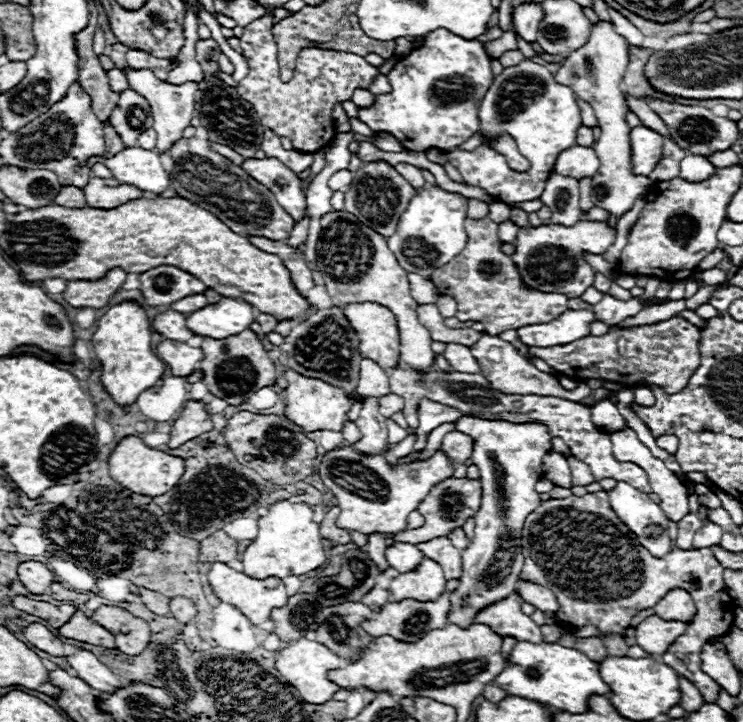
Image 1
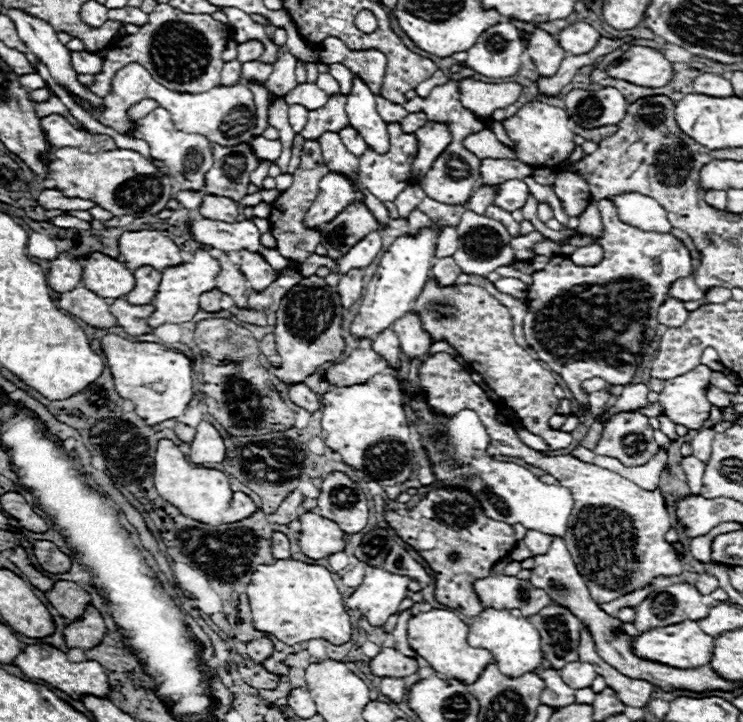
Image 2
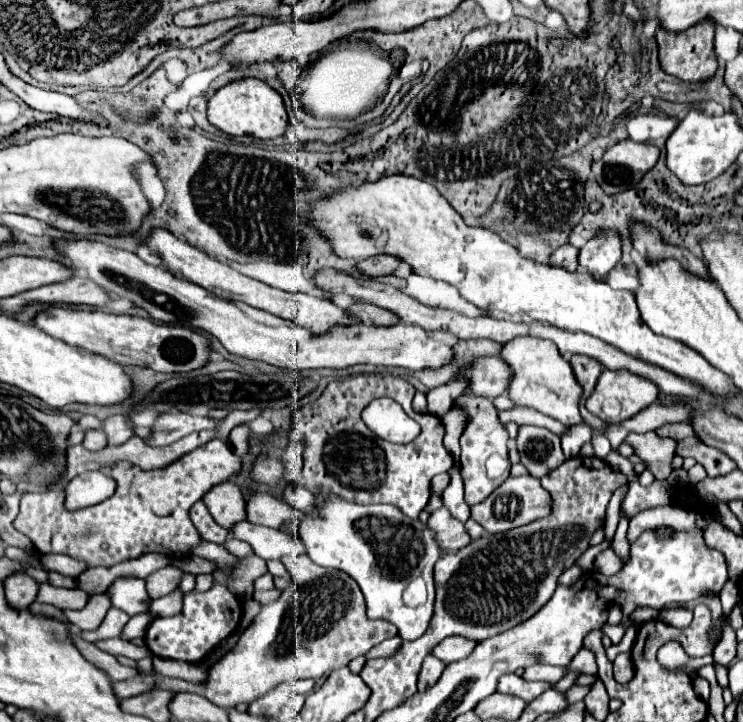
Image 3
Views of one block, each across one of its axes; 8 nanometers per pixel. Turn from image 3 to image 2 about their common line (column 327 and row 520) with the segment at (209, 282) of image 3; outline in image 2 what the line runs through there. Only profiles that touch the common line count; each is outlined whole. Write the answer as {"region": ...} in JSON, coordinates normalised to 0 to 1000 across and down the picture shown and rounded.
{"region":[[[409,709],[404,726],[401,753],[415,773],[431,776],[463,762],[463,737],[450,720],[441,720],[428,709]]]}

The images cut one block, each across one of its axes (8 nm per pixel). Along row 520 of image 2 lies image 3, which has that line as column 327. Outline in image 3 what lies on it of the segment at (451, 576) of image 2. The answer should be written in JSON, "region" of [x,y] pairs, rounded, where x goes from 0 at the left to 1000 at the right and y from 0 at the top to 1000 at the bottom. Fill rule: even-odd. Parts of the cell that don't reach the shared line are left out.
{"region":[[[493,518],[493,521],[474,521],[468,526],[450,526],[439,535],[439,540],[433,543],[433,548],[425,557],[398,565],[393,572],[393,586],[398,598],[409,609],[409,648],[406,648],[401,670],[406,676],[417,679],[420,684],[423,681],[433,684],[433,687],[452,684],[452,687],[458,687],[468,695],[479,695],[479,698],[528,698],[528,701],[536,701],[549,717],[563,717],[563,712],[571,706],[571,701],[576,698],[576,690],[579,690],[579,665],[592,654],[603,654],[611,643],[611,634],[595,615],[595,607],[598,607],[595,582],[584,573],[560,573],[555,568],[557,543],[560,543],[560,537],[552,529],[541,526],[538,521]],[[511,548],[522,548],[522,551],[530,551],[533,557],[538,557],[541,565],[546,568],[546,573],[568,590],[568,598],[560,609],[541,618],[541,615],[522,615],[520,609],[511,609],[509,604],[498,601],[498,596],[495,596],[495,590],[490,590],[485,573],[495,557],[501,557],[503,551],[511,551]]]}

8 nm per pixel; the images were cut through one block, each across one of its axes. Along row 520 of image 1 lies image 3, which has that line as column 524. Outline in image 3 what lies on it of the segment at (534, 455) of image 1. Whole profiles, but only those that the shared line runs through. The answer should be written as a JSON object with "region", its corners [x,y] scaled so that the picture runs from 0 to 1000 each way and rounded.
{"region":[[[708,657],[708,659],[697,659],[697,662],[684,662],[681,668],[676,668],[651,695],[638,698],[635,701],[635,717],[659,740],[668,737],[681,737],[705,726],[713,726],[716,720],[732,717],[740,709],[740,687],[738,681],[727,673],[727,665]]]}

